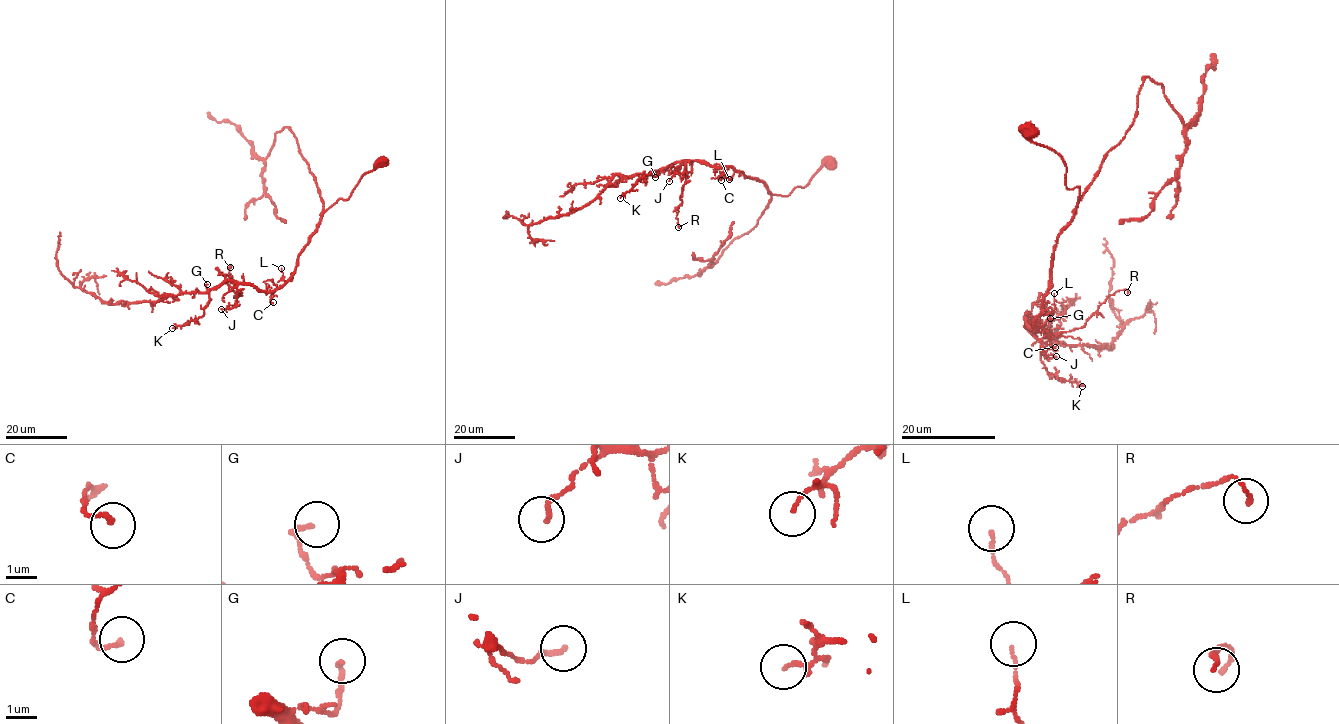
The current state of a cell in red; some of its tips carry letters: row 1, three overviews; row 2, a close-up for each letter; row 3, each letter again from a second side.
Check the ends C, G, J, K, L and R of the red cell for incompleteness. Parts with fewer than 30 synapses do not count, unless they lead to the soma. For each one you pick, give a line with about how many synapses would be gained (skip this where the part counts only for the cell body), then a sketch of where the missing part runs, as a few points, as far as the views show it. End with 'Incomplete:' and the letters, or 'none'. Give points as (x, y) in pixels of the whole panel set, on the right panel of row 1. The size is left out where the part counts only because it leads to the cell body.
Incomplete: none

